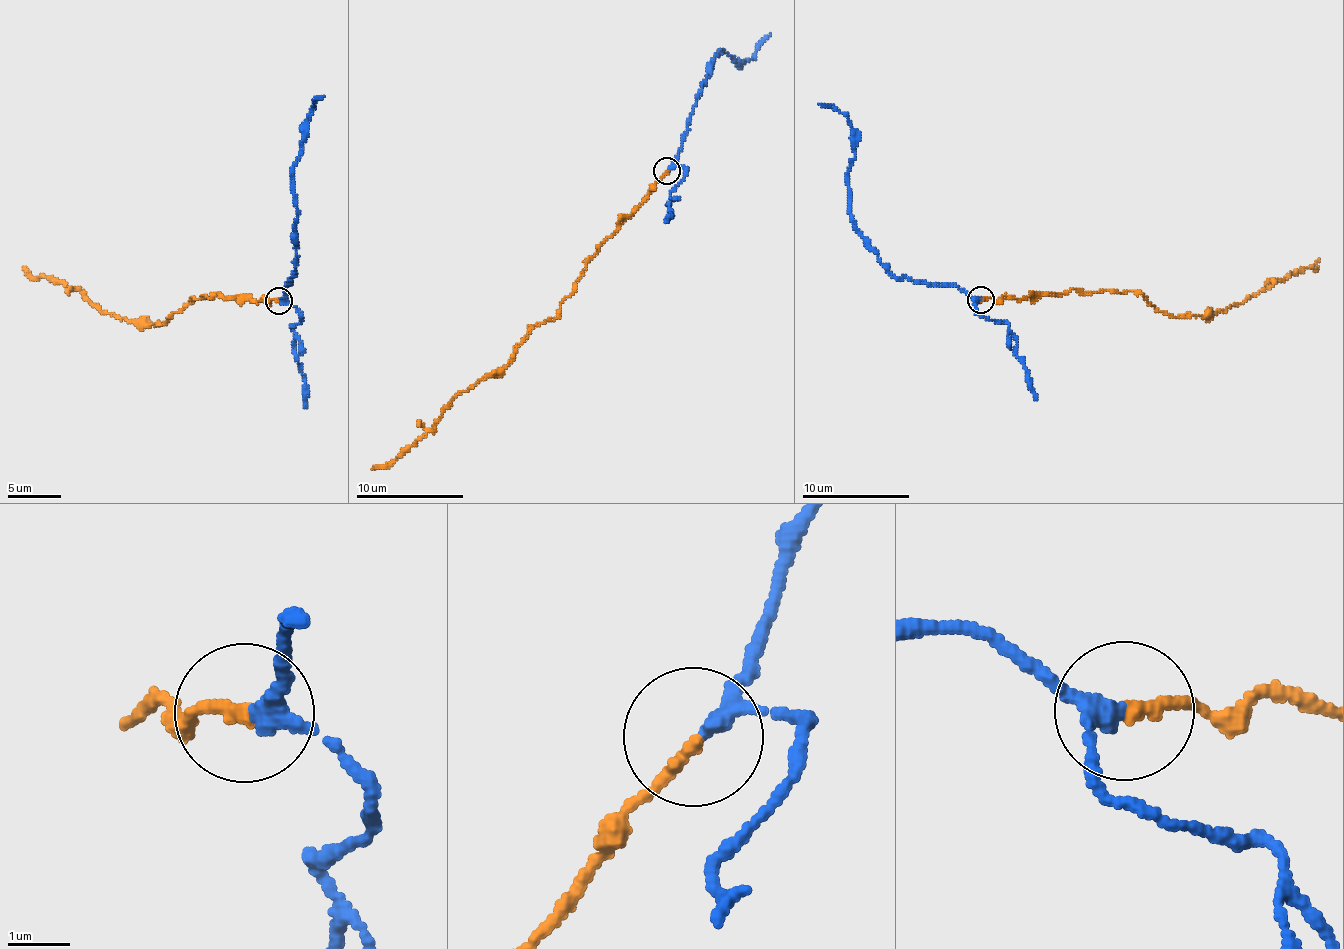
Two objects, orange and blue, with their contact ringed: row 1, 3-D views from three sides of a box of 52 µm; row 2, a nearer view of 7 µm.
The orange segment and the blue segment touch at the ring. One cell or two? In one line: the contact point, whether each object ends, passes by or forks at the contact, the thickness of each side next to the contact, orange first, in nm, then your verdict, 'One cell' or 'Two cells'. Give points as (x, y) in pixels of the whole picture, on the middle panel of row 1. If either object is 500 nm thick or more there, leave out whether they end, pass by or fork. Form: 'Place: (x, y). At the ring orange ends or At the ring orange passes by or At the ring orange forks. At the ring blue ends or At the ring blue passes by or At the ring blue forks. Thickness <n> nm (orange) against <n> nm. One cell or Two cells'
Place: (667, 170). At the ring orange ends. At the ring blue passes by. Thickness 220 nm (orange) against 240 nm. One cell

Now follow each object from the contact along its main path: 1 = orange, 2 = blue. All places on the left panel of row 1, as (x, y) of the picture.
1: (278, 301), (214, 293), (193, 298), (159, 326), (104, 314), (80, 293), (23, 267)
2: (281, 301), (285, 285), (293, 273), (296, 256), (293, 162), (303, 149), (303, 125), (324, 96)

